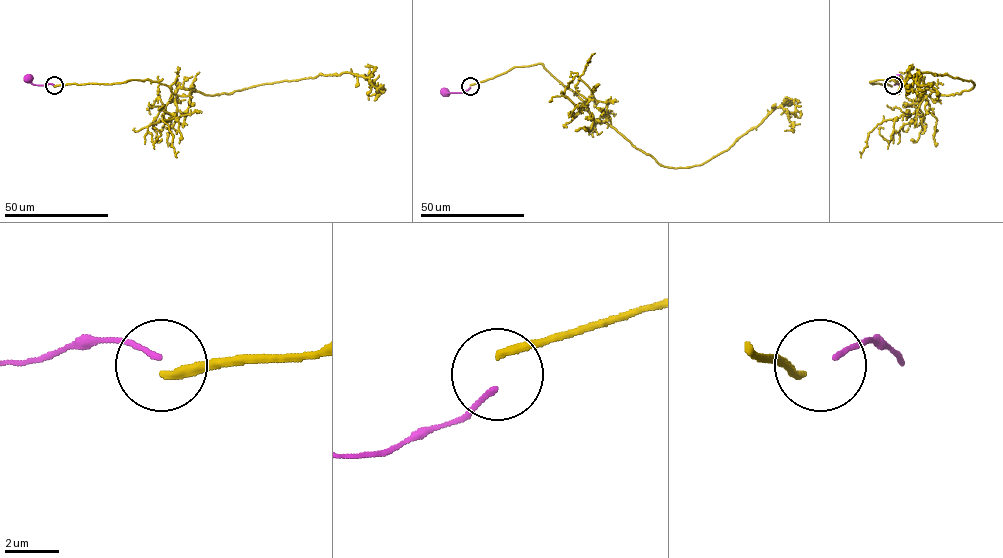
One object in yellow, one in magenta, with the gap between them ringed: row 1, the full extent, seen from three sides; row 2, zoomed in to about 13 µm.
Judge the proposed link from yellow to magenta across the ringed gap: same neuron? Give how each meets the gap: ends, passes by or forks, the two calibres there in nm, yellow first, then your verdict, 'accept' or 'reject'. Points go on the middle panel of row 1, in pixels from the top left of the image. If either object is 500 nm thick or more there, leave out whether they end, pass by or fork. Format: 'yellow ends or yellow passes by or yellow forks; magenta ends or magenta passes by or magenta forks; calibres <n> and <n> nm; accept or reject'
yellow ends; magenta ends; calibres 280 and 200 nm; reject

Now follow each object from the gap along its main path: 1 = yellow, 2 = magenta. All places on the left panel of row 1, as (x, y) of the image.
1: (53, 86), (148, 80), (167, 85), (172, 93), (178, 88), (219, 94), (352, 72), (376, 86), (369, 100)
2: (53, 85), (35, 85), (28, 80)

